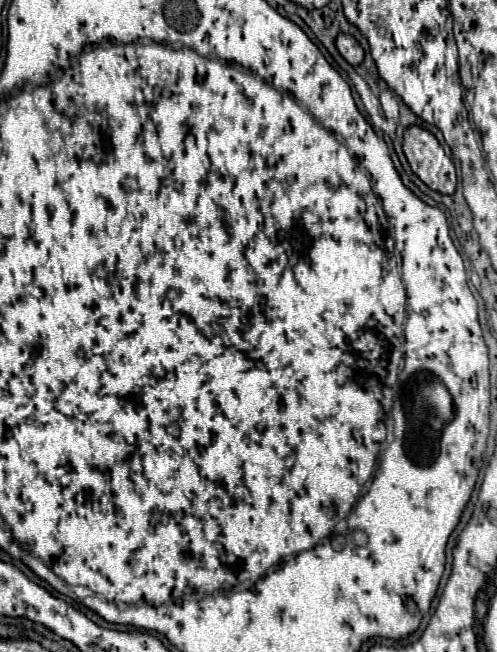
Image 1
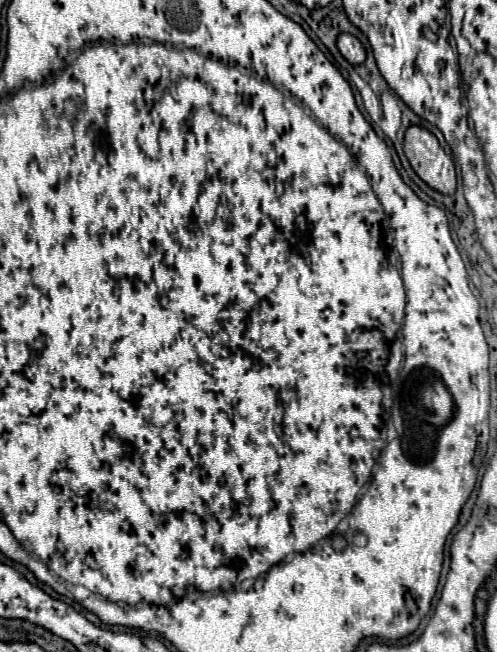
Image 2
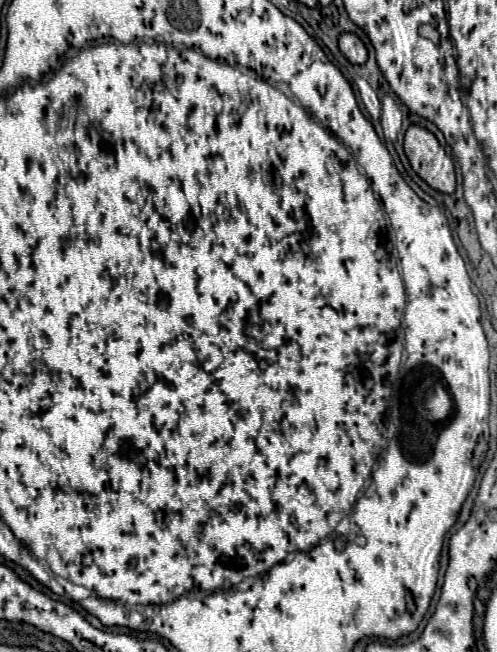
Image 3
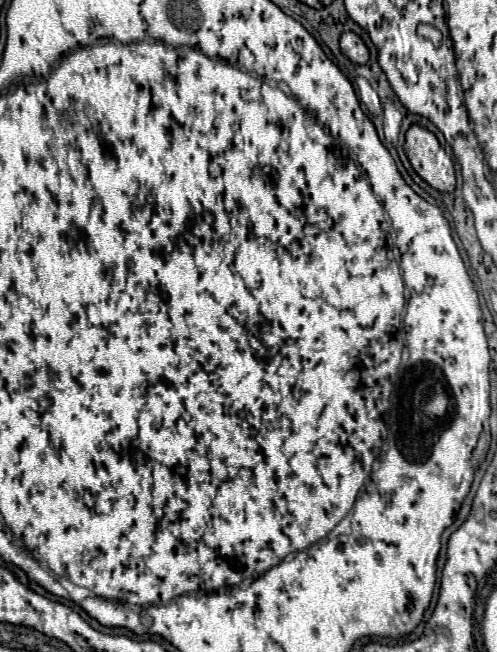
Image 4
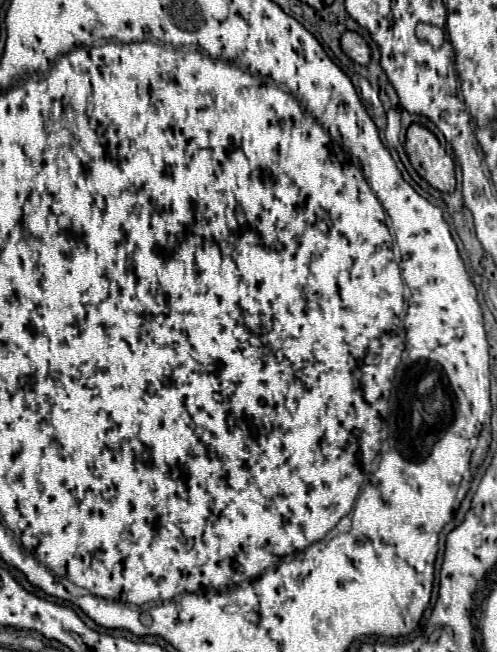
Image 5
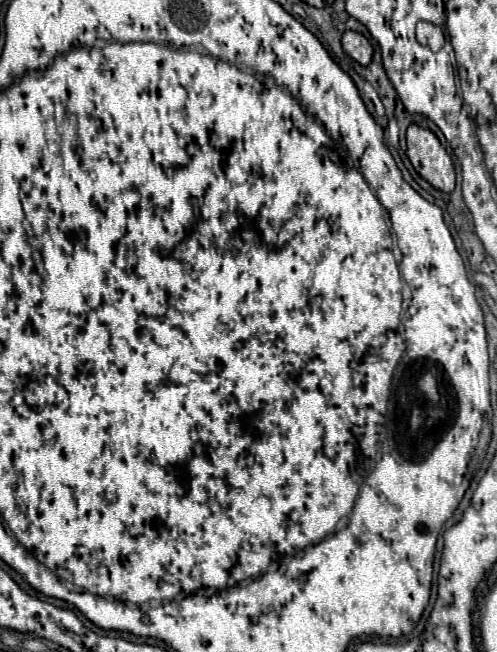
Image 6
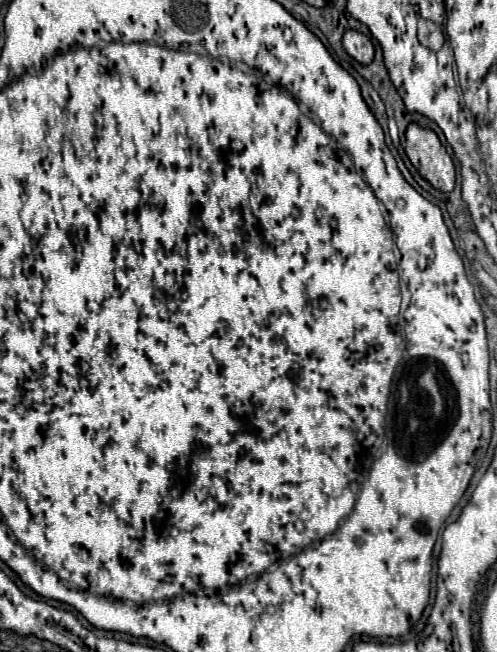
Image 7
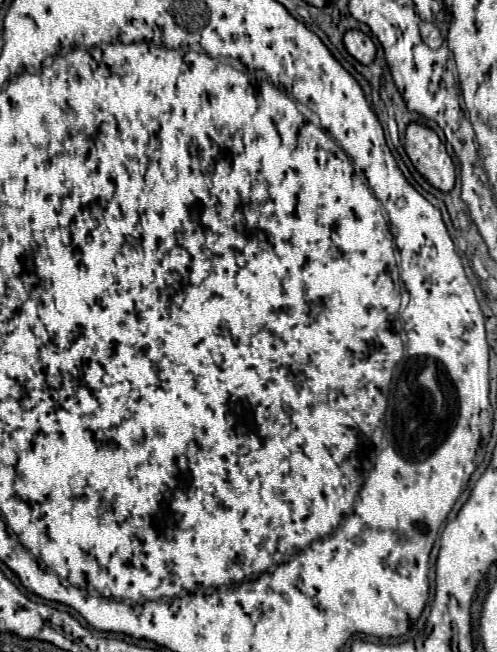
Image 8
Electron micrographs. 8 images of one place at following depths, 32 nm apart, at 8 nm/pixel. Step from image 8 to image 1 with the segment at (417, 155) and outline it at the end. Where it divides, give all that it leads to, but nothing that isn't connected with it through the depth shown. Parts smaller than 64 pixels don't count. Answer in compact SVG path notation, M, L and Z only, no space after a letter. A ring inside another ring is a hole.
M410 126L404 132L404 156L412 172L432 190L440 194L454 194L456 170L454 162L446 156L436 136L420 126Z

